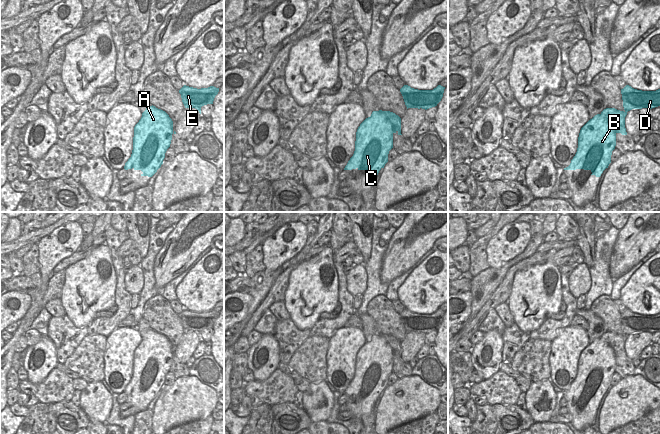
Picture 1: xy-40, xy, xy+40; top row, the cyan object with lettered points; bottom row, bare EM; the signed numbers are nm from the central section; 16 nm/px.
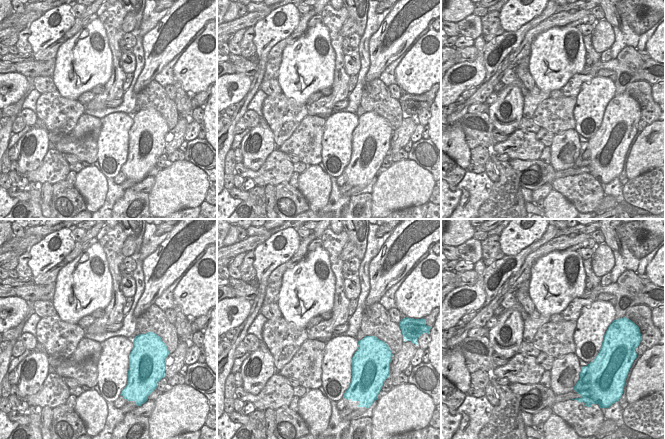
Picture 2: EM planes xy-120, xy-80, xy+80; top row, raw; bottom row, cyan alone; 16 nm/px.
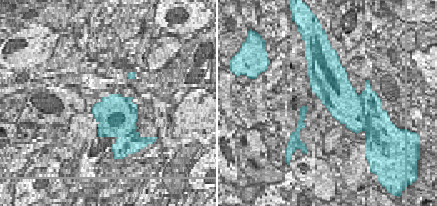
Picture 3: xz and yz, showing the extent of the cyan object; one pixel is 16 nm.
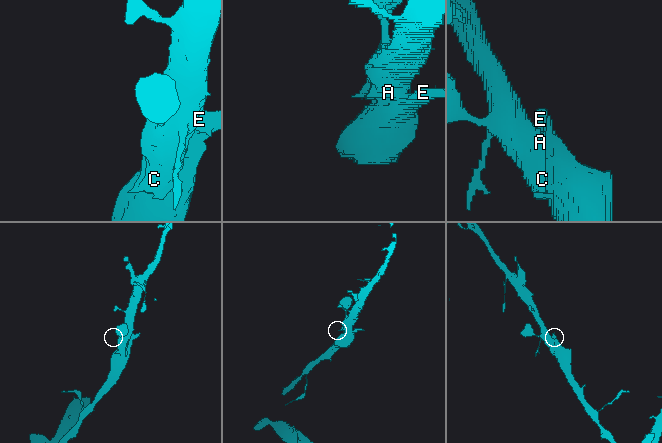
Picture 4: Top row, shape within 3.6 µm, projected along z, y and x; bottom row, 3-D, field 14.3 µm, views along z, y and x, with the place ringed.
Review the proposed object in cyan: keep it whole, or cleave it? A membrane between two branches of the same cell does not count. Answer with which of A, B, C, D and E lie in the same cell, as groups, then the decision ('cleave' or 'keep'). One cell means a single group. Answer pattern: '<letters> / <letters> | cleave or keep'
A B C D E | keep

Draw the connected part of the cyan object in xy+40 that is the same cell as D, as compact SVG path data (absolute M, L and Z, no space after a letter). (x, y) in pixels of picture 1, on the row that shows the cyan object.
M626 85L621 89L621 94L624 110L606 108L590 119L581 128L577 152L564 170L590 170L591 175L600 177L611 163L612 151L616 146L616 134L627 135L627 112L632 109L652 109L660 106L660 89L642 91Z

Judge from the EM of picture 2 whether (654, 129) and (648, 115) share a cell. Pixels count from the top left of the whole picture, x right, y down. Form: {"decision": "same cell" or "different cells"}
{"decision": "different cells"}

